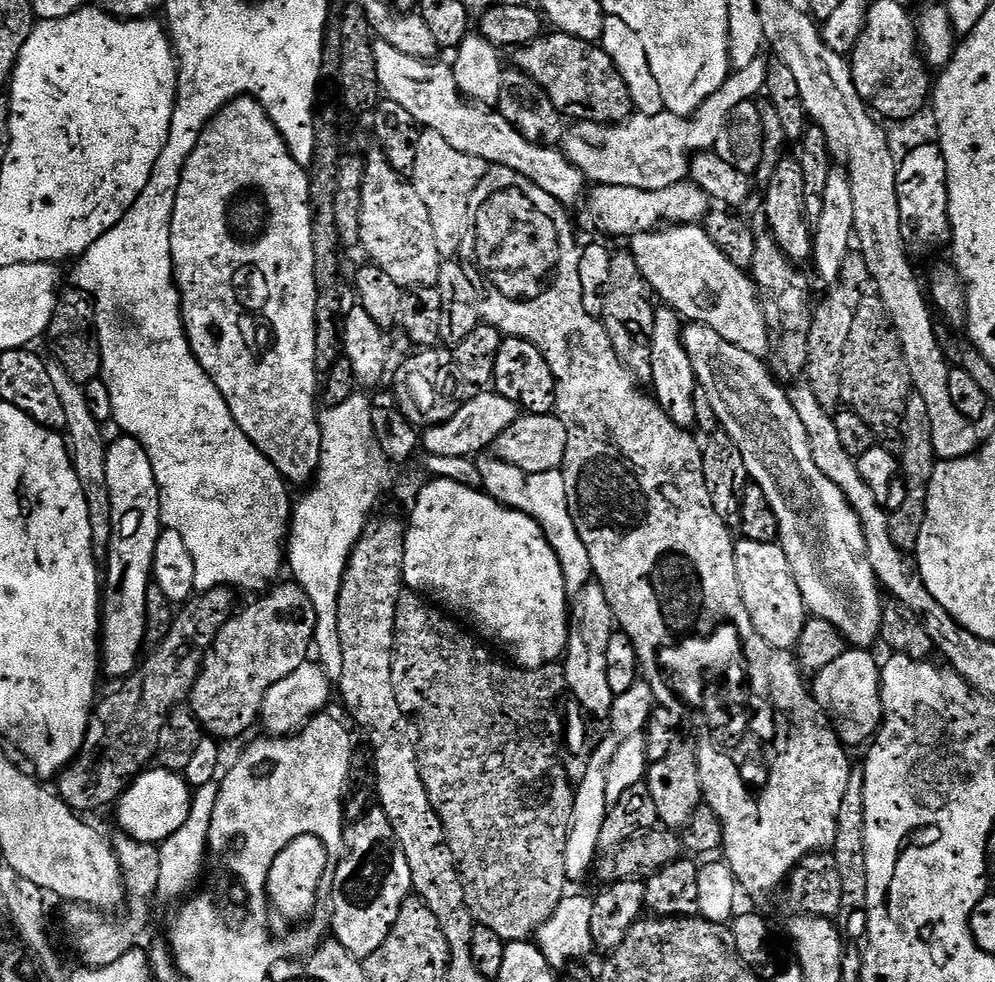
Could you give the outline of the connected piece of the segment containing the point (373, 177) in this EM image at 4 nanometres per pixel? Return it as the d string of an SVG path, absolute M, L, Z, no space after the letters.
M372 150L366 156L364 165L364 181L362 182L362 230L359 247L368 251L367 259L378 265L398 286L405 290L410 288L431 288L438 282L438 270L442 257L438 254L438 246L434 243L434 226L430 226L430 210L426 210L418 190L401 173L386 162L379 150Z

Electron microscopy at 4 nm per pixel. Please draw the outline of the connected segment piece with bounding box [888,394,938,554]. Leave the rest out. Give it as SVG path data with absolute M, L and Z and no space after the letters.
M913 395L906 402L906 414L904 421L898 433L899 439L904 439L904 445L898 448L898 459L900 462L900 476L902 484L904 480L904 501L897 506L896 509L891 509L888 521L890 522L890 536L894 538L894 542L903 552L912 554L915 553L918 546L918 538L922 534L922 522L926 522L926 502L928 501L928 487L930 486L930 478L934 474L936 465L936 451L934 450L934 434L930 431L930 410L926 410L926 402L922 402L922 398Z

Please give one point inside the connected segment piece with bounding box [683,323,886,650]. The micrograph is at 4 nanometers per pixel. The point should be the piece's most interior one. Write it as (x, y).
(823, 539)

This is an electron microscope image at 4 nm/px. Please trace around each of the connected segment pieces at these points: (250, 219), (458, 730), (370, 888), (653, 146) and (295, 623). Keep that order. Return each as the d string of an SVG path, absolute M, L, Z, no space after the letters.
M240 96L237 100L232 100L230 103L226 104L224 109L222 109L202 130L202 134L198 138L198 142L194 146L194 150L190 154L186 166L182 170L182 178L178 182L178 198L174 198L174 214L172 215L172 229L170 230L172 268L176 271L176 288L180 291L180 311L184 313L184 328L188 332L188 341L192 347L192 352L198 358L202 370L206 370L206 374L214 382L214 386L218 386L222 398L226 398L226 406L230 406L230 414L234 414L234 422L238 422L242 434L246 434L246 438L250 438L250 442L254 442L254 446L258 446L258 450L262 455L280 471L281 476L292 486L295 486L295 484L306 484L304 486L308 486L313 483L319 470L319 460L322 454L322 434L320 433L320 421L318 419L318 375L315 370L316 290L314 280L314 247L311 241L311 210L308 205L309 202L310 186L308 185L308 172L306 171L305 165L298 163L290 154L290 150L286 146L282 134L274 126L274 122L266 114L264 107L252 96Z
M405 590L400 594L400 601L396 607L396 646L392 650L392 681L398 698L398 706L402 710L402 714L408 717L411 727L418 737L420 776L424 780L426 794L430 798L430 806L434 806L434 810L446 830L448 845L456 859L456 867L460 869L466 902L473 921L494 930L494 934L498 934L498 938L502 938L506 942L528 940L535 937L536 931L543 926L546 918L550 918L550 914L554 914L554 910L566 895L564 886L566 887L569 883L566 874L566 844L568 832L572 826L576 792L574 791L574 781L564 769L562 716L559 711L556 713L556 699L562 694L565 695L568 687L564 677L564 666L563 663L557 662L541 668L518 668L503 659L500 661L490 649L483 648L479 644L481 641L475 635L467 636L451 620L451 618L453 619L451 615L448 617L443 614L448 615L439 607L429 603L423 595L411 590Z
M372 806L365 816L360 816L348 829L345 827L344 844L348 849L340 860L340 865L331 873L332 878L332 932L331 935L346 946L350 954L354 954L362 962L386 942L394 922L398 922L398 910L402 910L402 902L413 891L410 862L406 862L406 854L400 845L400 839L394 834L394 826L390 826L390 818L379 806Z
M761 56L749 65L731 71L726 82L710 98L706 98L706 102L691 117L683 117L665 110L654 115L634 112L618 124L575 121L565 129L560 143L561 149L571 164L583 174L585 181L596 186L609 184L640 190L666 190L666 186L685 183L691 173L692 154L713 149L718 136L725 128L728 115L733 112L734 108L744 101L759 97L764 92L768 65L769 61Z
M288 582L281 588L275 588L253 599L256 601L249 608L244 608L241 612L239 609L229 618L226 626L218 630L218 638L214 638L212 649L206 654L202 670L192 687L191 710L196 715L201 729L217 741L236 740L243 732L250 731L252 724L254 728L260 714L262 698L266 698L266 690L270 690L274 682L282 682L282 678L294 674L294 670L305 664L313 651L315 610L306 590L295 582Z

